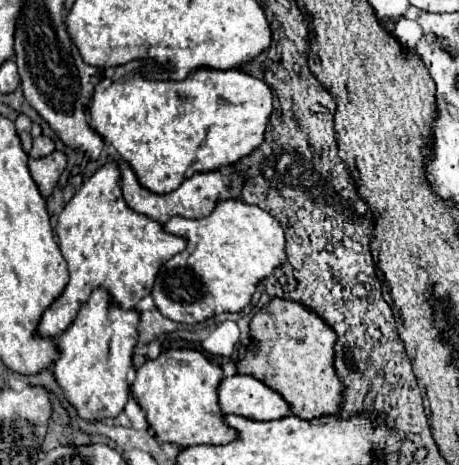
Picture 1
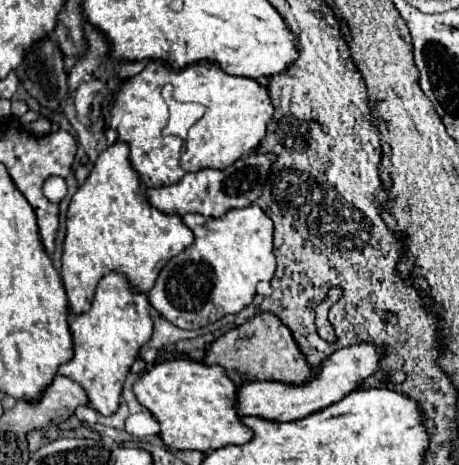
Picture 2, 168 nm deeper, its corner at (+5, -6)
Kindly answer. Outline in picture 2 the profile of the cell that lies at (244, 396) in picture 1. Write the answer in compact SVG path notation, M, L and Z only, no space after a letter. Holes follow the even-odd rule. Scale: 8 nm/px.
M357 344L331 354L321 364L321 372L315 374L313 380L307 384L291 386L281 382L247 382L237 390L235 410L239 416L259 416L273 422L293 422L293 420L305 418L311 412L317 412L321 408L327 408L339 402L343 396L353 392L363 378L375 374L379 356L381 354L373 344Z

